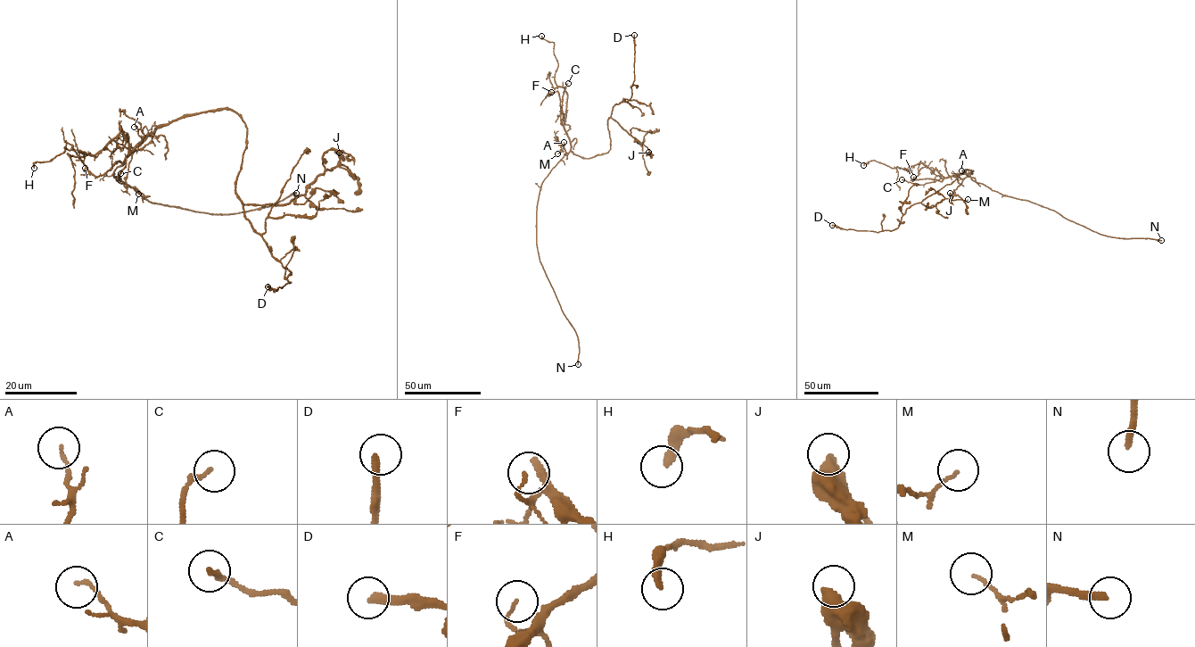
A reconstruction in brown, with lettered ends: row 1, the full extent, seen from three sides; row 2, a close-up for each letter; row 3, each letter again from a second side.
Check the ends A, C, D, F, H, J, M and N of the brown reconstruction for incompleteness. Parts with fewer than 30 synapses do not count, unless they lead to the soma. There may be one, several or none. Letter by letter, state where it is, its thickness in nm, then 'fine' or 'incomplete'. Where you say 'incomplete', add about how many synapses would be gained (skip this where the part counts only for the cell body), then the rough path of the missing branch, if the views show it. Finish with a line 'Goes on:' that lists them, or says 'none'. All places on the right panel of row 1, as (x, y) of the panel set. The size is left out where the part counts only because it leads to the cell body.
A: at (961, 170); 120 nm thick; fine
C: at (902, 179); 170 nm thick; fine
D: at (832, 225); 300 nm thick; fine
F: at (913, 177); 110 nm thick; fine
H: at (863, 165); 300 nm thick; fine
J: at (950, 193); 550 nm thick; fine
M: at (968, 199); 100 nm thick; fine
N: at (1161, 240); 240 nm thick; incomplete
Goes on: N

